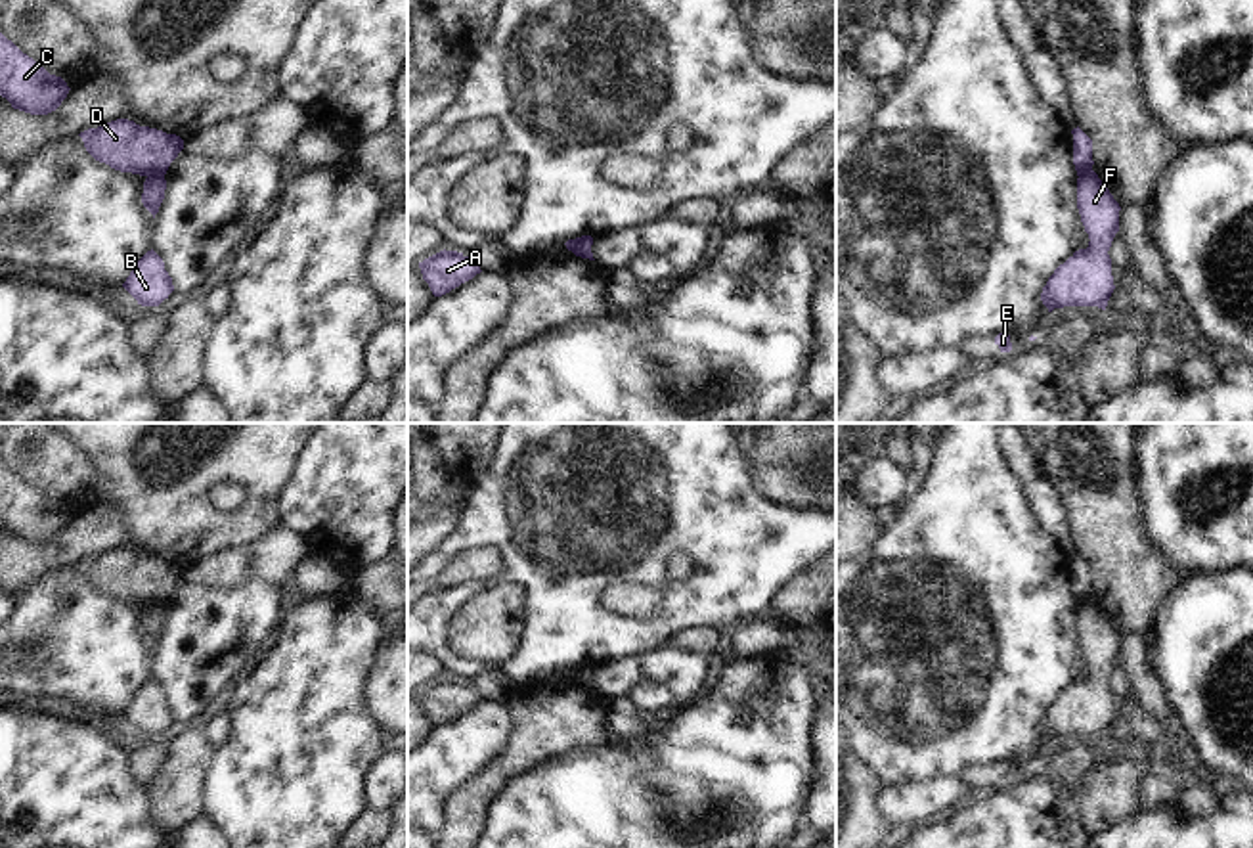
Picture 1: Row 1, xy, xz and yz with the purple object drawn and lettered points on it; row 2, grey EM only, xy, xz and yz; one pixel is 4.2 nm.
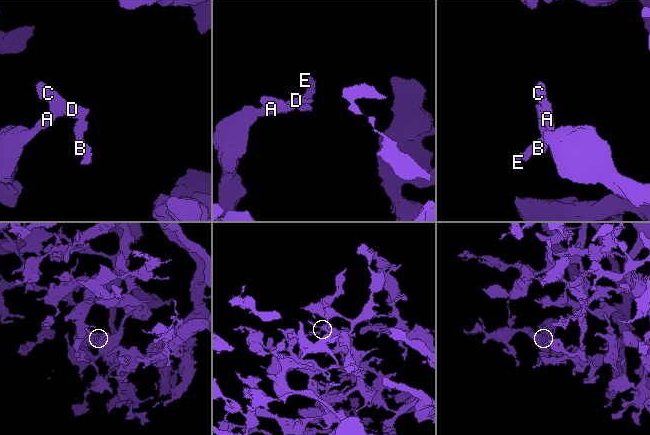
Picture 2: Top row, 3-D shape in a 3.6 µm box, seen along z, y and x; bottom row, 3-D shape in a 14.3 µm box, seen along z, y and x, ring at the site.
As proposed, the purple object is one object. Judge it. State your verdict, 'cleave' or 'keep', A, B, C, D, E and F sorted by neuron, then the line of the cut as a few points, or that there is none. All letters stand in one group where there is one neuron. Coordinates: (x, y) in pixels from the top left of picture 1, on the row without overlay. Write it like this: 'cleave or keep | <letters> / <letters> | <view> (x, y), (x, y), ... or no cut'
cleave | A C D / B E F | xy (148, 603), (163, 605)

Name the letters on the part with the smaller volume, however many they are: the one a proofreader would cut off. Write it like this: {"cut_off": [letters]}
{"cut_off": ["B", "E", "F"]}

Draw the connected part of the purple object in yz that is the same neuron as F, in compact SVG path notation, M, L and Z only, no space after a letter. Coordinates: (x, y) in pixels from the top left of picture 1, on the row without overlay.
M1092 597L1077 607L1077 637L1090 670L1060 693L1043 716L1041 729L1048 741L1064 735L1106 739L1115 718L1108 680L1119 660L1121 636Z

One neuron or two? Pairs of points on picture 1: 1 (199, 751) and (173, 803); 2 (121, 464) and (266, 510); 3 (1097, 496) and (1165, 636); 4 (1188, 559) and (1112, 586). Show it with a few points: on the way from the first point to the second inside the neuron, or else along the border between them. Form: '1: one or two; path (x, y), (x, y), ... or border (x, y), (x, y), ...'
1: one; path (186, 764), (176, 789)
2: one; path (159, 462), (230, 462), (240, 471)
3: two; border (1183, 580), (1164, 602), (1148, 636)
4: two; border (1144, 529), (1150, 542), (1183, 579)

